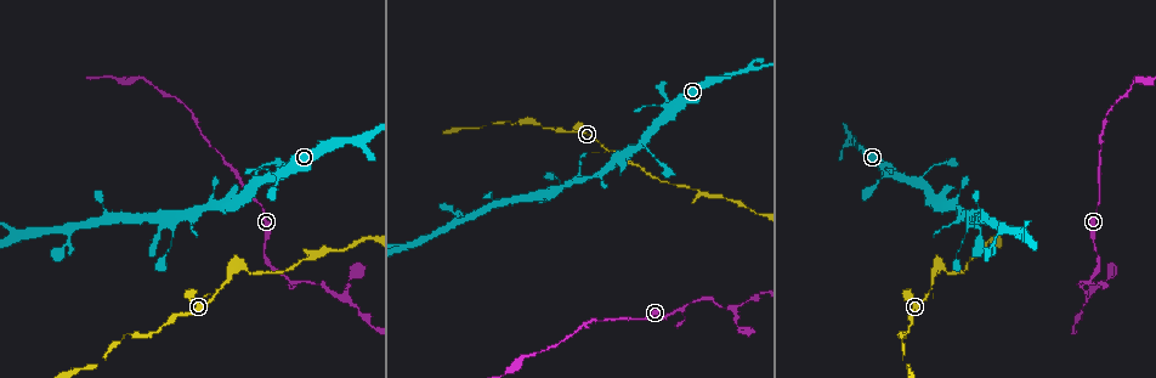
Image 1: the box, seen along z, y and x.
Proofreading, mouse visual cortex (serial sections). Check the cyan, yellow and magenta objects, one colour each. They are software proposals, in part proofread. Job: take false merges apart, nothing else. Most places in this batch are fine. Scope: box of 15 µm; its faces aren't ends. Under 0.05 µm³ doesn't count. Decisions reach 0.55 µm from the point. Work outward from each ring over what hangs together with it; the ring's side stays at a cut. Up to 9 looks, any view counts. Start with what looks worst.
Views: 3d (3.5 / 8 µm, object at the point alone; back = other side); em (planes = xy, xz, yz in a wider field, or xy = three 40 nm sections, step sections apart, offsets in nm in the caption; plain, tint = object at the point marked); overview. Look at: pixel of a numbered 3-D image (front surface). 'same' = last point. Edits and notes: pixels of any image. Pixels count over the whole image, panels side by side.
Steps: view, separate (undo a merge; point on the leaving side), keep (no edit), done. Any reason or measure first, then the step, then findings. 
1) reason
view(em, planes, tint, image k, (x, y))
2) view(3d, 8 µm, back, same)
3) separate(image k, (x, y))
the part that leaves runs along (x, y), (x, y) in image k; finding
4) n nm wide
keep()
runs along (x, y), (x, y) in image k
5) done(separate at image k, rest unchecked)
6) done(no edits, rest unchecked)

abrupt turn
view(3d, 3.5 µm, image 1, (940, 269))

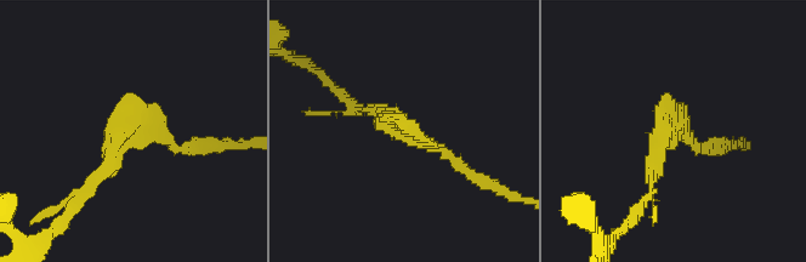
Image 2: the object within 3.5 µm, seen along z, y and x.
shape alone is not enough
view(em, xy, step 2, tint, image 2, (670, 129))

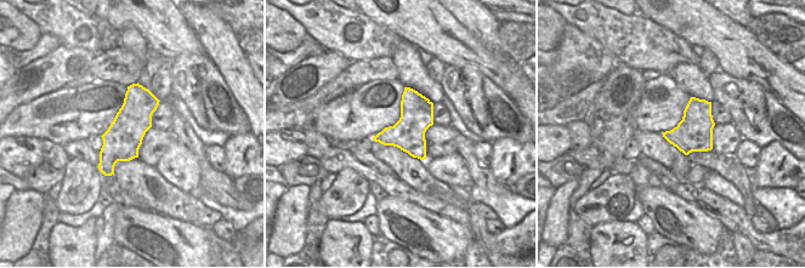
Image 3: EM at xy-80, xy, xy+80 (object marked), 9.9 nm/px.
view(em, xy, step 3, tint, same)

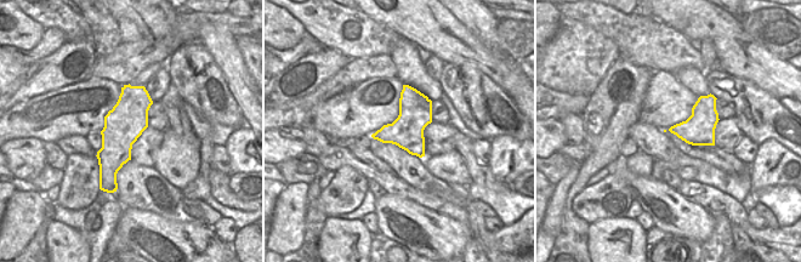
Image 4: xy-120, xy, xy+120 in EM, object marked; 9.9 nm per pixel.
keep()
runs along (355, 108), (381, 110), (463, 166) in image 2; one cell here

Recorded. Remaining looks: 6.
three arms meet
view(3d, 8 µm, back, image 1, (343, 297))

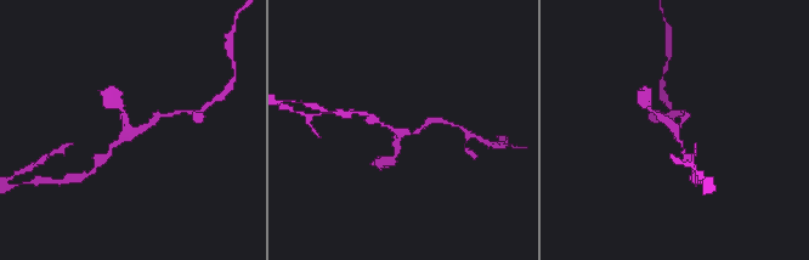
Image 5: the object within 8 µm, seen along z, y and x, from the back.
closer look
view(3d, 3.5 µm, image 5, (404, 131))

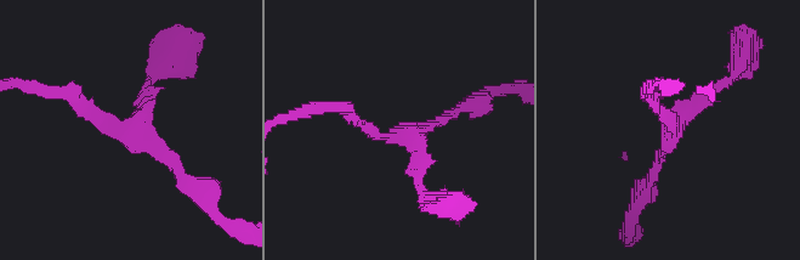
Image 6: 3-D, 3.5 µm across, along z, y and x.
3 arms; arms of 150, 150, 200 nm; shape alone is not enough
view(em, xy, step 1, tint, image 6, (673, 139))

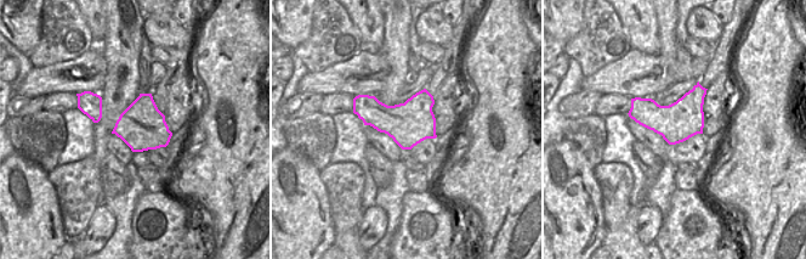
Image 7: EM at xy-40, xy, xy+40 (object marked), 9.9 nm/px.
keep()
runs along (339, 108), (379, 136), (413, 139), (420, 186) in image 6; continuous, no second cell

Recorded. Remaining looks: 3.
a fork
view(3d, 3.5 µm, image 1, (849, 143))

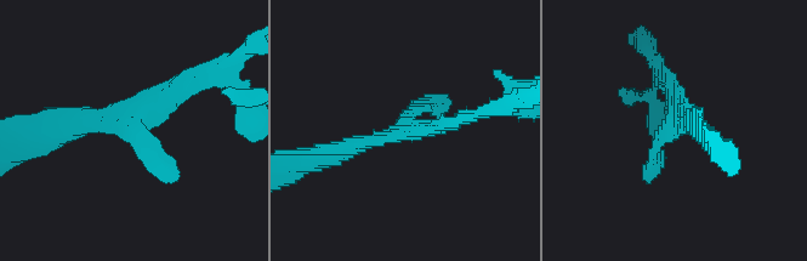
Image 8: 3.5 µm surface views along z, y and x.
need the tissue
view(em, xy, step 1, tint, image 8, (392, 131))

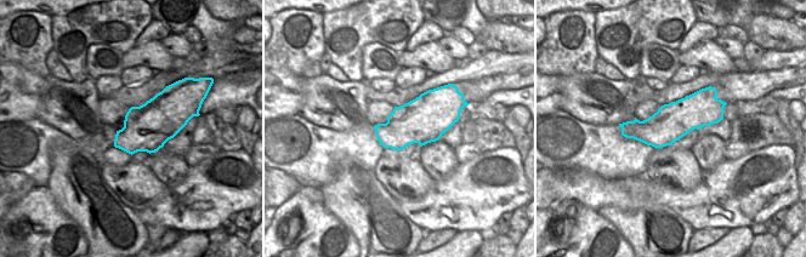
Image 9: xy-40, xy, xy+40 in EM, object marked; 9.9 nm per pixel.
keep()
runs along (46, 135), (121, 120), (188, 83) in image 8; continuous, no second cell

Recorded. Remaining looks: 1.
done(no edits, rest unchecked)

